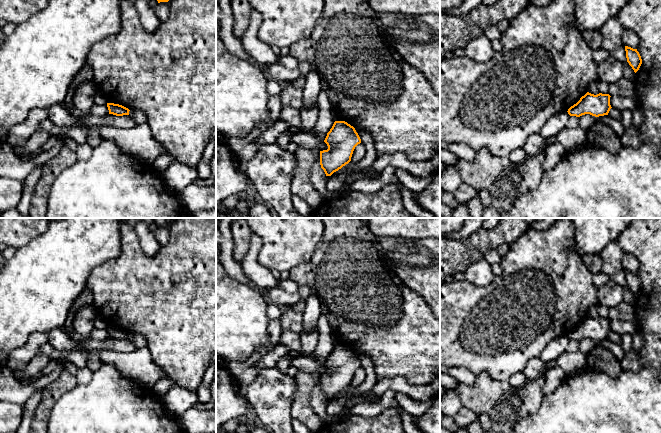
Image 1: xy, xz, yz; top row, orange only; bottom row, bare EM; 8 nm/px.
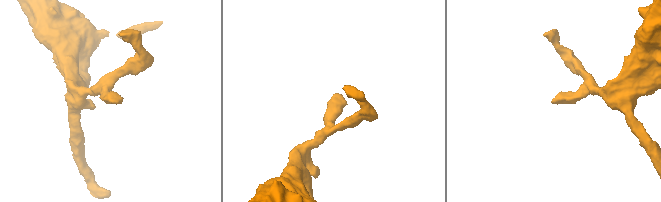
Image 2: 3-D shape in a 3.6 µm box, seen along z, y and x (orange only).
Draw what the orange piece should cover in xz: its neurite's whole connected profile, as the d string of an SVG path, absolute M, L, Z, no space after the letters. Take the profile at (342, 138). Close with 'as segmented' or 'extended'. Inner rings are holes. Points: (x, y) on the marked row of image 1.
M335 121L324 142L328 149L320 151L320 165L326 176L331 176L351 161L361 139L353 126L345 121Z; as segmented

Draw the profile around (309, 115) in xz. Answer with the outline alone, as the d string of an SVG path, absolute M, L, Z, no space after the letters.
M317 104L311 107L301 107L300 108L300 118L302 126L305 130L313 130L315 128L315 124L318 120L319 108Z

